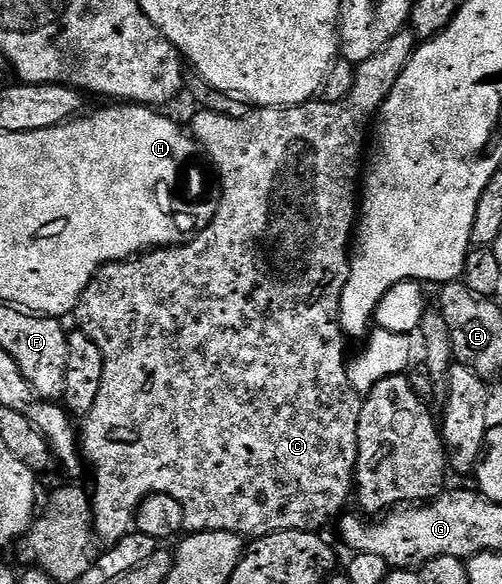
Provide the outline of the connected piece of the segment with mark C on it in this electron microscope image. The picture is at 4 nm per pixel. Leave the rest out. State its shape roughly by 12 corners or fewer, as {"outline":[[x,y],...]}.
{"outline":[[349,98],[196,111],[217,214],[73,314],[95,535],[319,530],[364,397]]}

